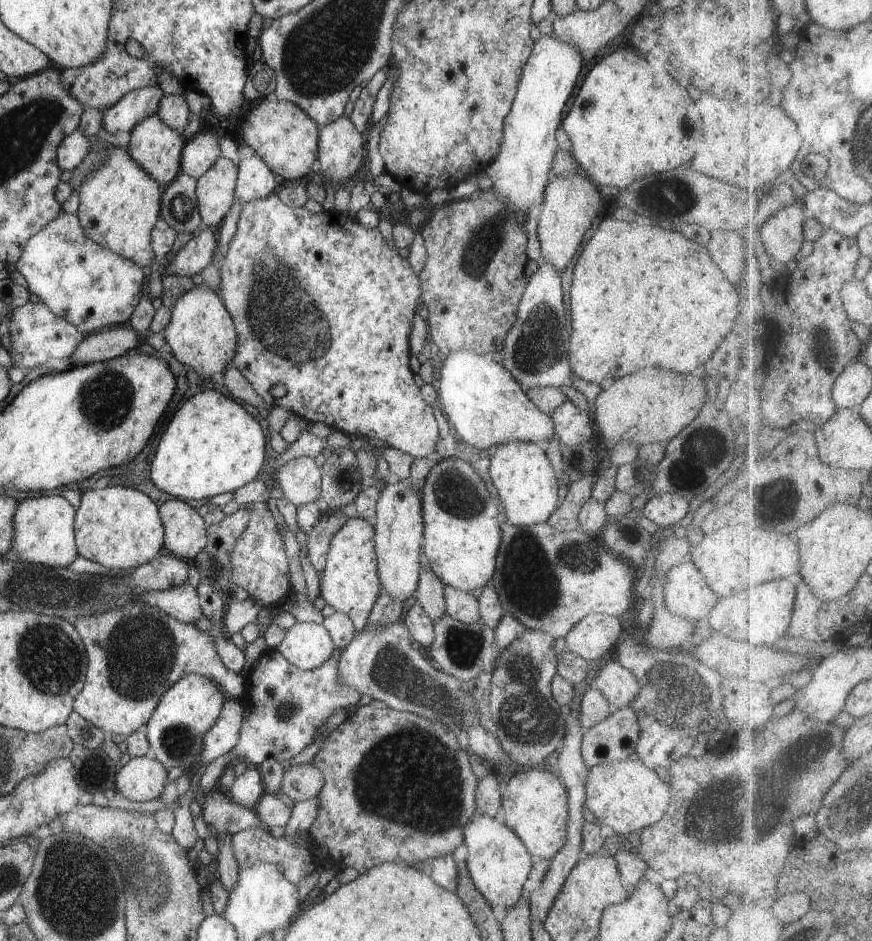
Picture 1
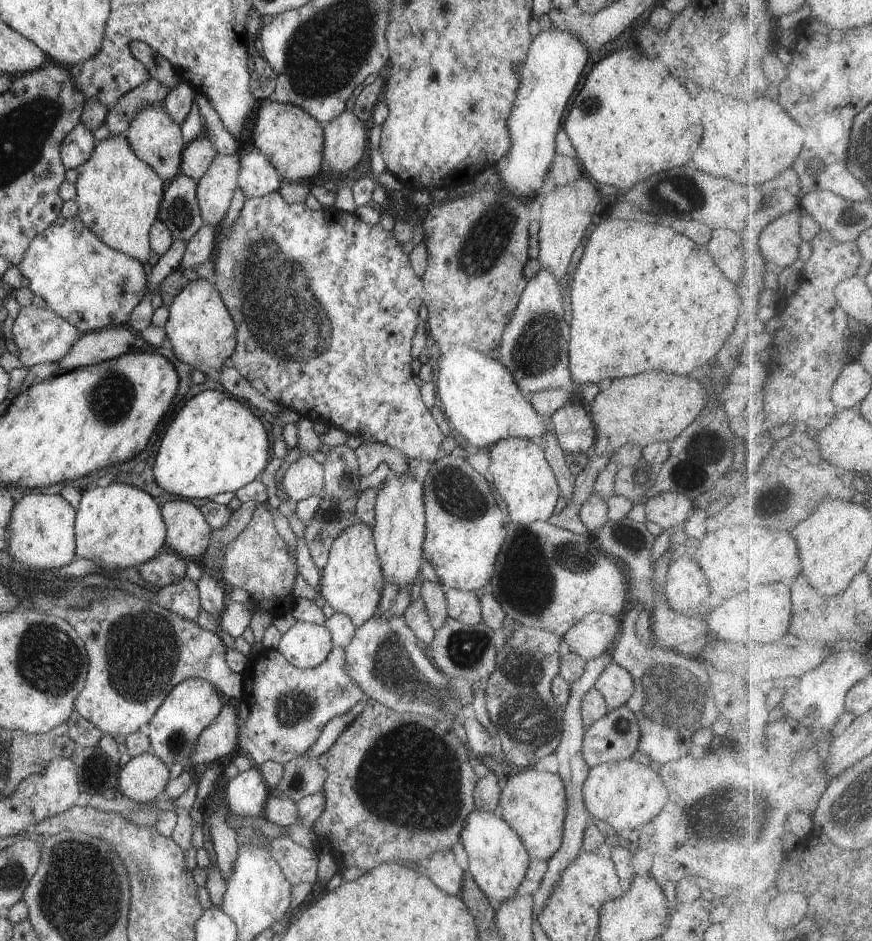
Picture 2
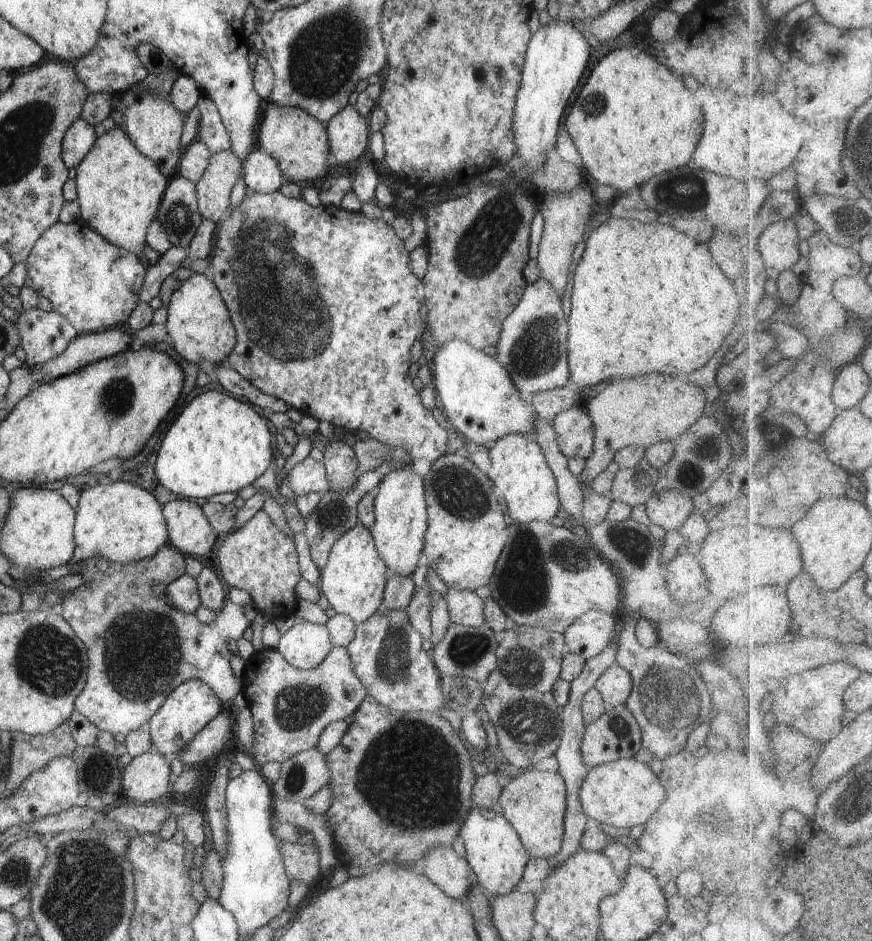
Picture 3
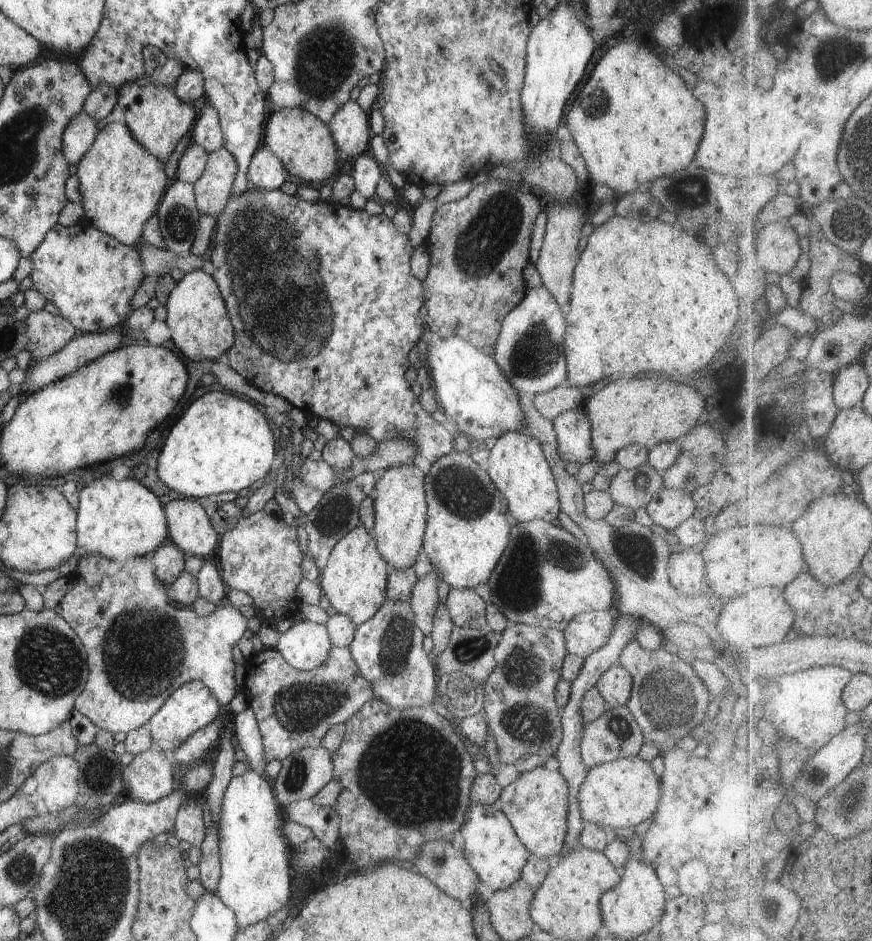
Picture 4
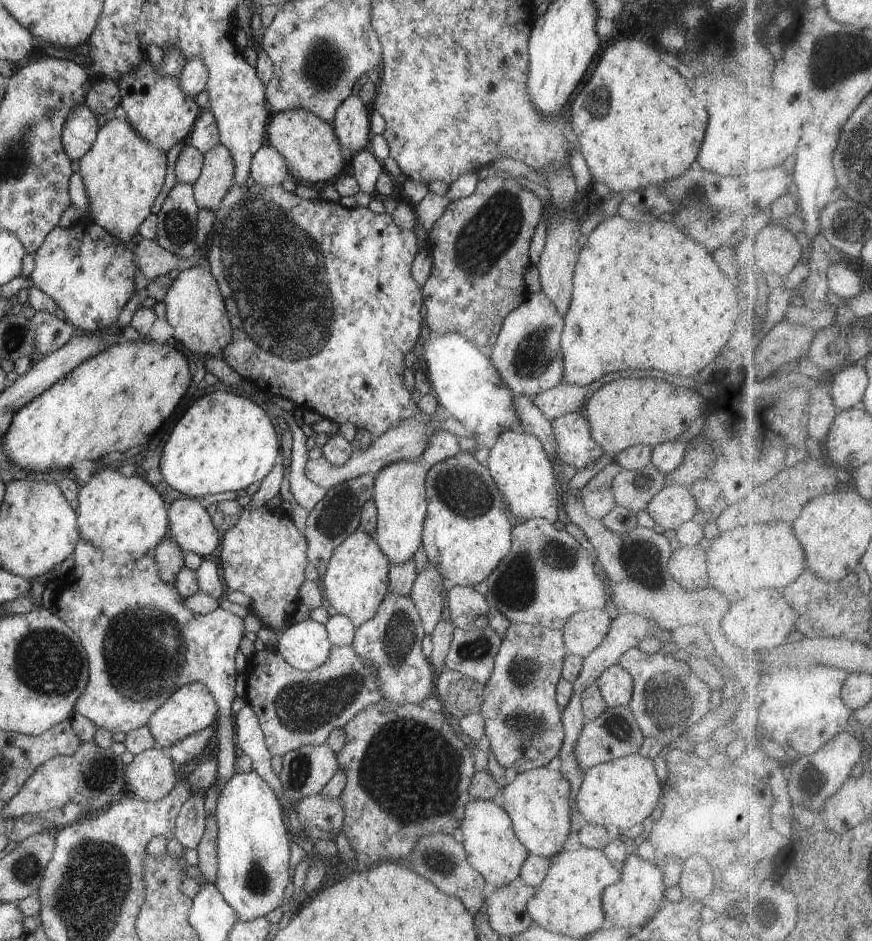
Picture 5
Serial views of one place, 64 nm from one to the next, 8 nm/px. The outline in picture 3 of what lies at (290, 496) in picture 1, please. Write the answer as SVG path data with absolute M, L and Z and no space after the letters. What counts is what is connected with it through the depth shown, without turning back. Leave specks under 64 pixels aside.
M310 456L288 470L287 477L288 486L292 488L292 492L296 497L310 492L323 494L331 490L328 474L326 474L326 466L323 462L313 460Z

